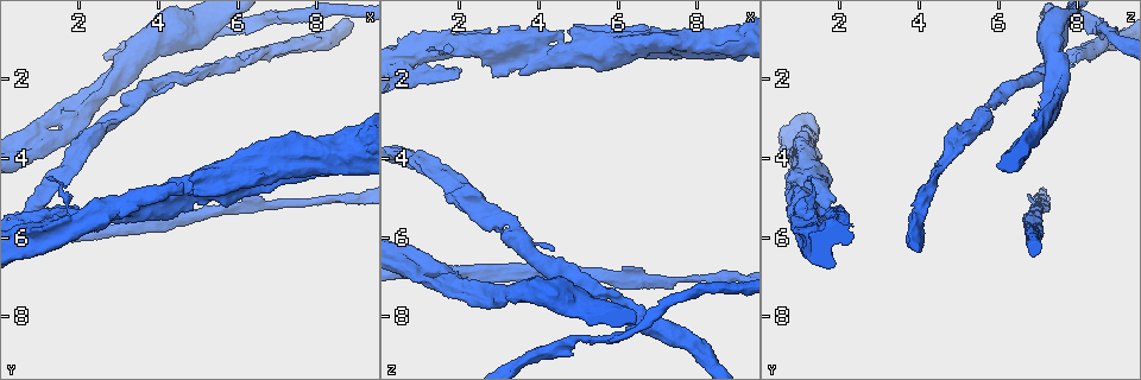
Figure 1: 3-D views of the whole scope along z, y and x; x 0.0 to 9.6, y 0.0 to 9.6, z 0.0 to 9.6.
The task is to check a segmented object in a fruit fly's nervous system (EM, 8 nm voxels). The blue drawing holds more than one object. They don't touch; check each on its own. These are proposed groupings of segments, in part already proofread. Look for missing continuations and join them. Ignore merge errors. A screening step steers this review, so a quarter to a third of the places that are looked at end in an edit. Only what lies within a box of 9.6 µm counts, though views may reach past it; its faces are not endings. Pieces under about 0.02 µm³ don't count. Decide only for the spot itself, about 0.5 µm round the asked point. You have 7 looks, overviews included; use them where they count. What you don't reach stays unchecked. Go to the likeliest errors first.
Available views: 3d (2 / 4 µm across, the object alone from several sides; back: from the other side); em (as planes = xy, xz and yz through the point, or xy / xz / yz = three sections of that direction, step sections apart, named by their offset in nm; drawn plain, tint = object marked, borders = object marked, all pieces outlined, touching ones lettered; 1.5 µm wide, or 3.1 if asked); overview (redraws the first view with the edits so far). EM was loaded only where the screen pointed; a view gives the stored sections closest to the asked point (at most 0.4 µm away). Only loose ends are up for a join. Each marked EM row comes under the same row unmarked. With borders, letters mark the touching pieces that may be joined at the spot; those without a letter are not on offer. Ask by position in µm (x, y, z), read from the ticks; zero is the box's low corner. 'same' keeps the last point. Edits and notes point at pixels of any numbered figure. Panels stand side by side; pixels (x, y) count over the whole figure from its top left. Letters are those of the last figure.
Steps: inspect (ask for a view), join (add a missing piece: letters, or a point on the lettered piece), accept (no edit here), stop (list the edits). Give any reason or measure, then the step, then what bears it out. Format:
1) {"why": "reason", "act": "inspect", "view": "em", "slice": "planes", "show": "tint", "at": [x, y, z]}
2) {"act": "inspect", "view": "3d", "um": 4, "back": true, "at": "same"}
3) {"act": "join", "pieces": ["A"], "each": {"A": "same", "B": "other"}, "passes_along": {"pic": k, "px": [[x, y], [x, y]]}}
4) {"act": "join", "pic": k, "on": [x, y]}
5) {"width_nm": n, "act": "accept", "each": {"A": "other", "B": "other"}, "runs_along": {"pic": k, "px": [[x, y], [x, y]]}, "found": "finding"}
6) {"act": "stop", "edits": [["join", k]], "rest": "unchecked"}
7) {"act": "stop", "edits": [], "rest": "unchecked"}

{"why": "branch stops here", "act": "inspect", "view": "em", "slice": "xy", "step": 4, "show": "tint", "at": [4.40, 2.15, 6.35]}

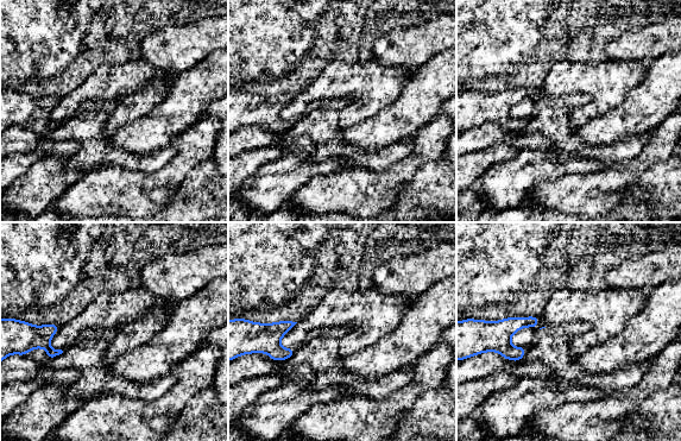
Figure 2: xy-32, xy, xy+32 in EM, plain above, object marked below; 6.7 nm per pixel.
{"act": "inspect", "view": "em", "slice": "planes", "show": "borders", "at": "same"}

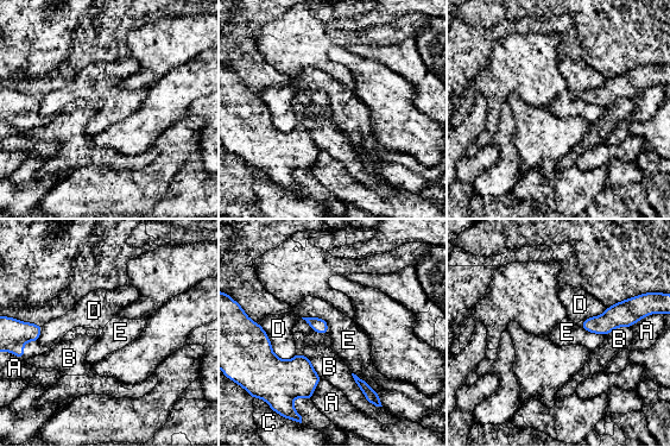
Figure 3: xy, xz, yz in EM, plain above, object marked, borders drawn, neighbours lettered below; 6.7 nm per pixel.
{"width_nm": 100, "act": "accept", "each": {"A": "other", "B": "other", "C": "other", "D": "other", "E": "other"}, "border": {"pic": 3, "px": [[302, 316], [322, 318], [328, 332]]}, "found": "none of them fits"}

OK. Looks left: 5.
{"why": "free end", "act": "inspect", "view": "3d", "um": 4, "at": [4.20, 4.75, 0.80]}

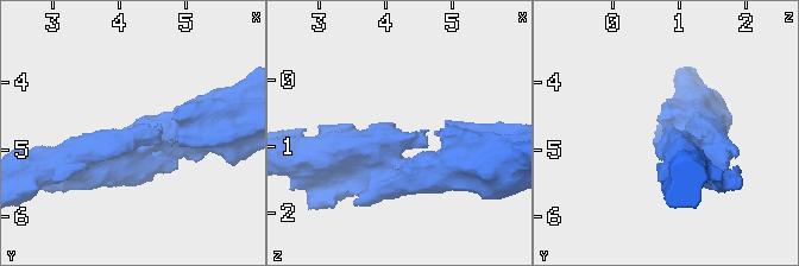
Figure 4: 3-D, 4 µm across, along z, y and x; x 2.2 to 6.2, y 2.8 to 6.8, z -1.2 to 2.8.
{"act": "inspect", "view": "em", "slice": "yz", "step": 4, "show": "borders", "at": [4.15, 4.70, 0.85]}

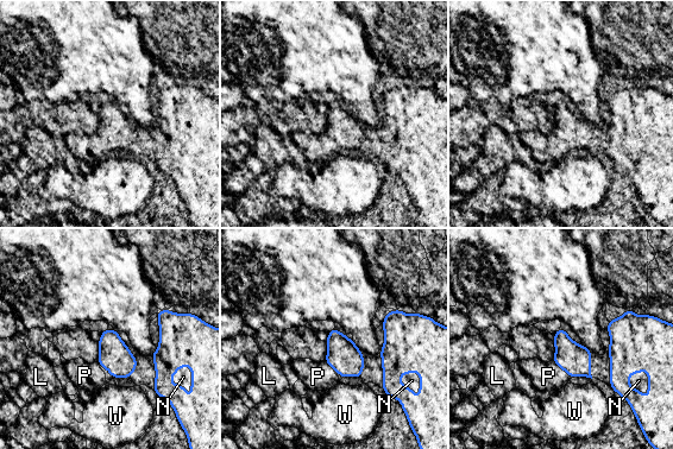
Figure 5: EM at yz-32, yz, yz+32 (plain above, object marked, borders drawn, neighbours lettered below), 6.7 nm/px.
{"act": "join", "pieces": ["P"], "each": {"L": "other", "N": "other", "P": "same", "W": "other"}, "passes_along": {"pic": 5, "px": [[576, 360], [560, 367], [548, 377]]}, "found": "the neuron continues"}

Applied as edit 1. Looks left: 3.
{"why": "an open end", "act": "inspect", "view": "3d", "um": 4, "at": [1.65, 3.80, 4.95]}

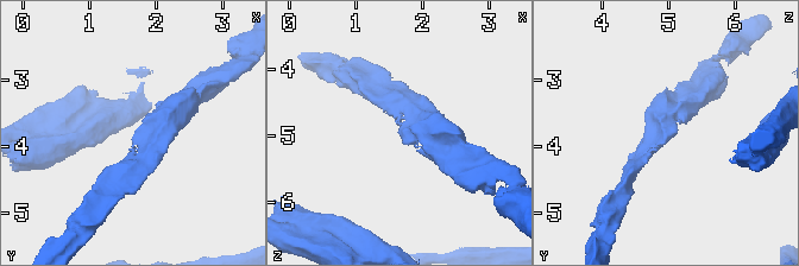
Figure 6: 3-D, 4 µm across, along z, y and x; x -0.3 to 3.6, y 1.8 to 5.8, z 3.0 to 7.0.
{"act": "inspect", "view": "em", "slice": "xy", "step": 4, "show": "tint", "at": [1.70, 3.85, 4.90]}

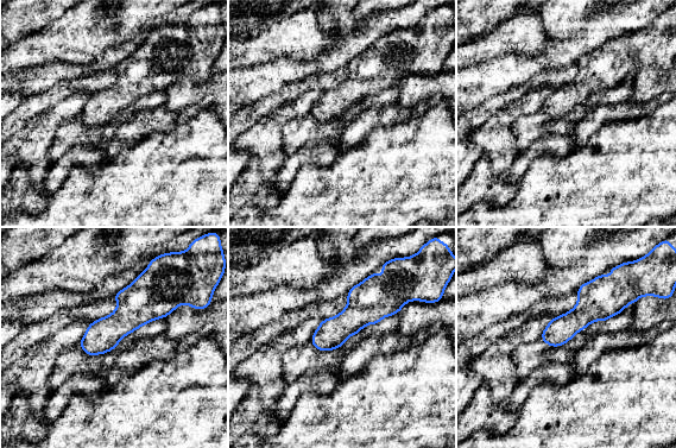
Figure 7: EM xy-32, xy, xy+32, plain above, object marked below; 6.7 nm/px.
{"act": "inspect", "view": "em", "slice": "planes", "show": "borders", "at": "same"}

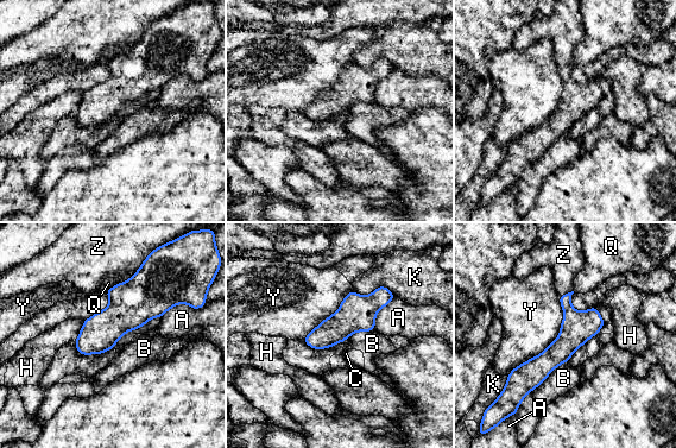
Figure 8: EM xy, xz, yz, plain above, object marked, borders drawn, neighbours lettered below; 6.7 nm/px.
{"act": "accept", "each": {"A": "other", "B": "other", "C": "other", "H": "other", "K": "other", "Q": "other", "Y": "other", "Z": "other"}, "border": {"pic": 8, "px": [[560, 295], [560, 334], [509, 374]]}, "found": "no lettered piece goes on from it"}

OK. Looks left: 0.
{"act": "stop", "edits": [["join", 5]], "rest": "unchecked"}

